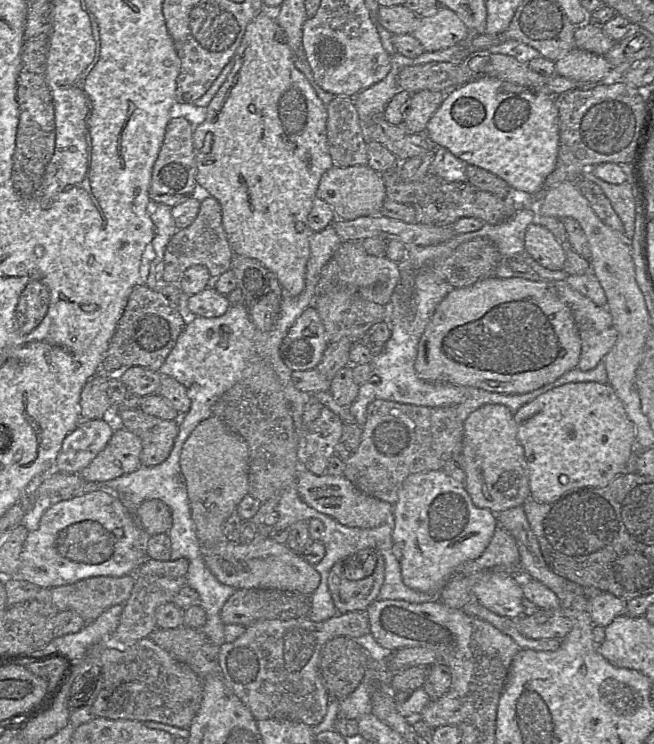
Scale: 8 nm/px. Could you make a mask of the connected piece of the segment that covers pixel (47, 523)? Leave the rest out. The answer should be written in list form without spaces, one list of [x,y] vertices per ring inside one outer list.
[[[103,491],[88,493],[54,504],[44,512],[38,529],[28,533],[19,557],[18,576],[12,578],[21,578],[43,588],[53,588],[95,576],[120,577],[134,574],[148,559],[149,538],[150,535],[119,498]]]

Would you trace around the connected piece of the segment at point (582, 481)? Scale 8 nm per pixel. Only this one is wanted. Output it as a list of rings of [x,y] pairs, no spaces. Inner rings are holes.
[[[571,382],[539,395],[514,413],[517,439],[522,445],[528,469],[530,497],[539,503],[550,503],[581,487],[605,487],[617,476],[625,473],[629,457],[636,447],[636,426],[629,419],[624,406],[610,384],[598,382]]]

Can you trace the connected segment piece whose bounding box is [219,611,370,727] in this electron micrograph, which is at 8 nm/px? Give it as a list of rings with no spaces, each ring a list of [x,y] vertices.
[[[366,612],[338,613],[322,622],[314,622],[308,618],[261,620],[246,627],[245,632],[235,641],[220,646],[220,675],[257,721],[286,719],[314,727],[325,717],[331,701],[319,669],[321,649],[335,637],[360,638],[369,633],[370,623]]]

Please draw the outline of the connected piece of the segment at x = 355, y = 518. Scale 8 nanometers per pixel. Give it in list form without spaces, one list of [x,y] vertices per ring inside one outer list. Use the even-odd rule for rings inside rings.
[[[299,465],[296,486],[301,499],[306,504],[318,512],[332,517],[342,525],[374,528],[391,522],[394,505],[363,493],[345,476],[317,476]]]

